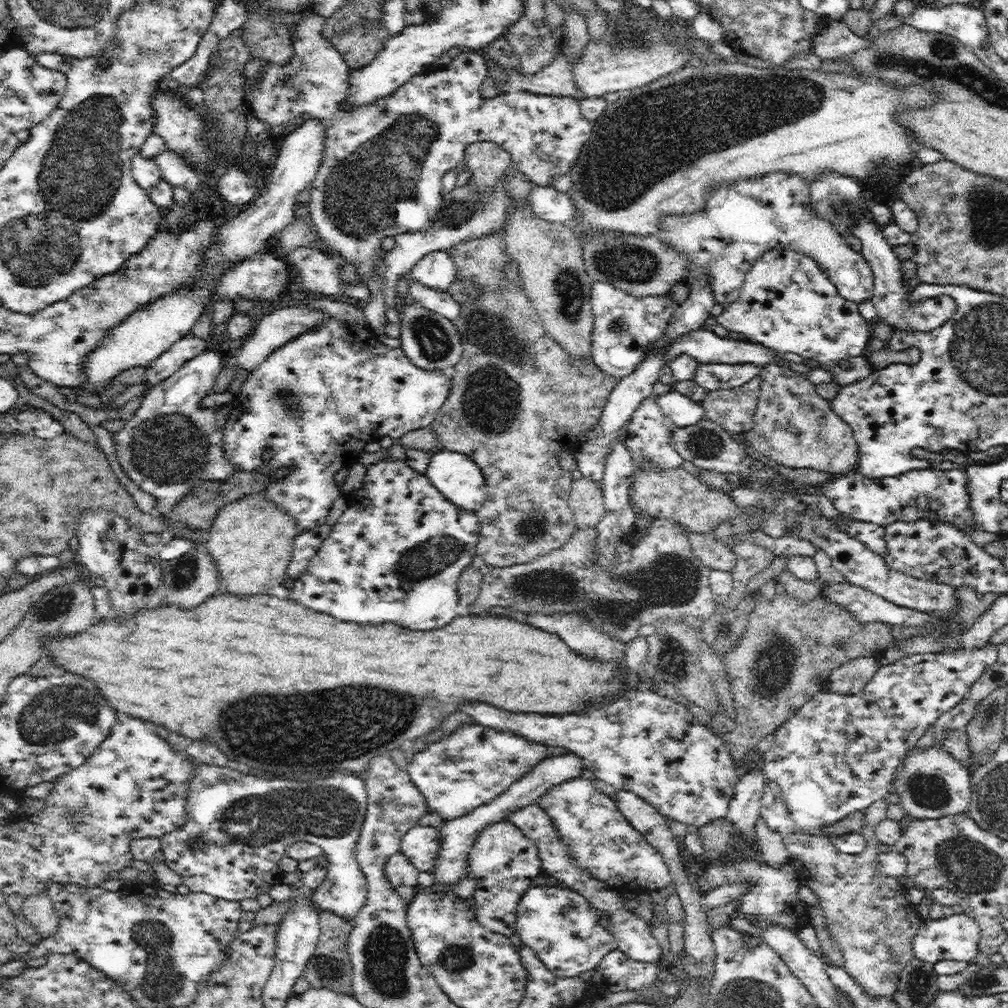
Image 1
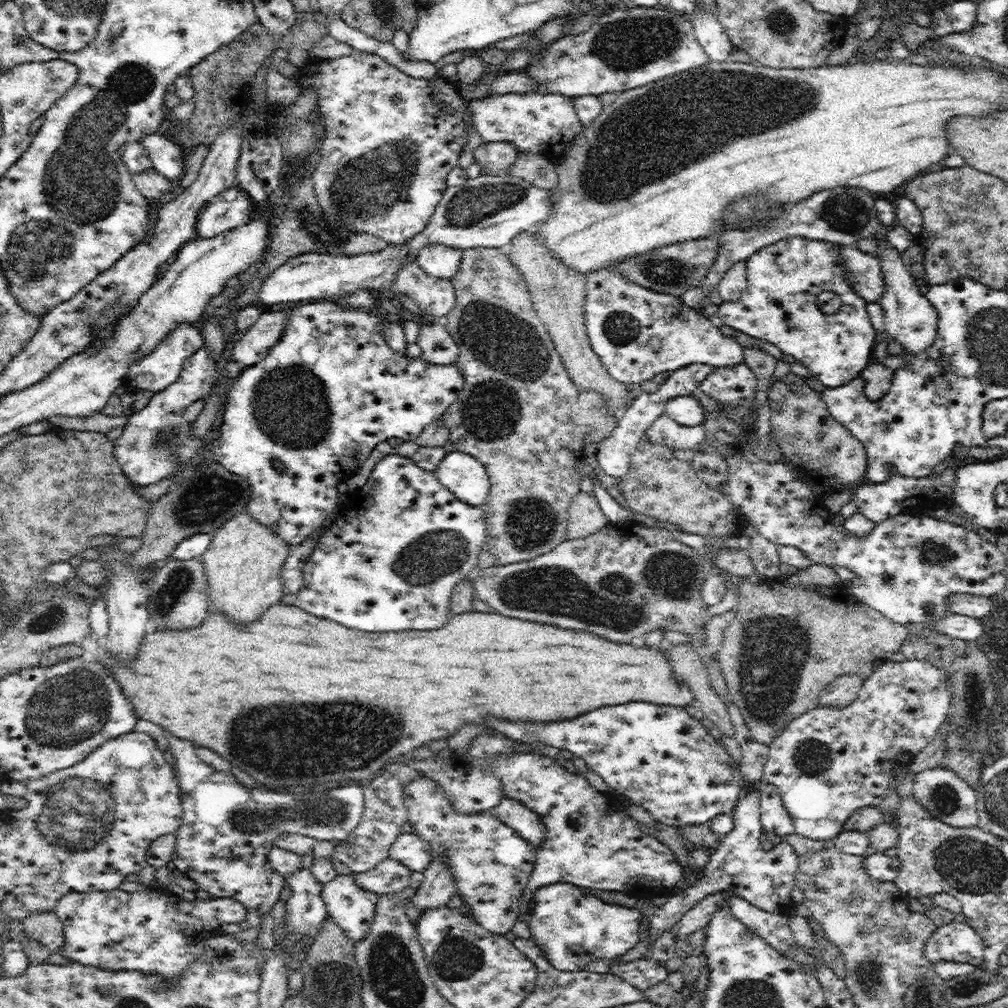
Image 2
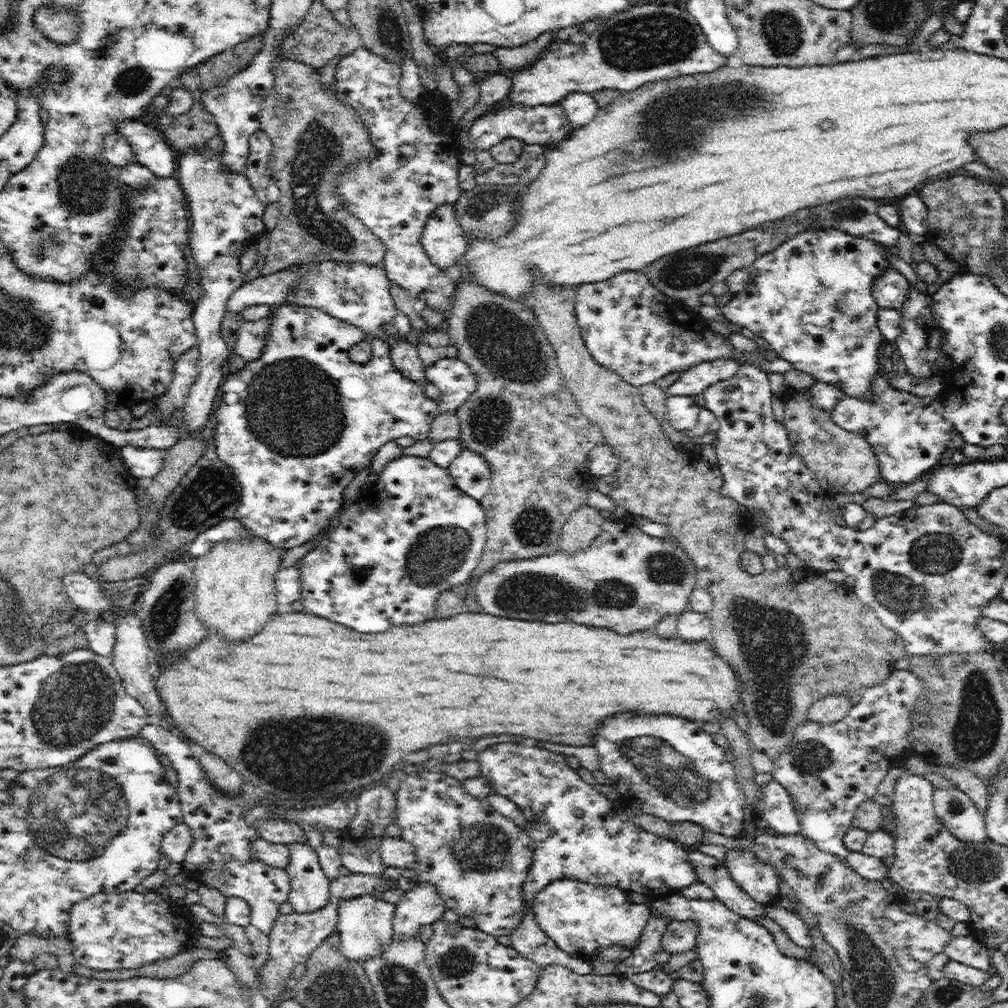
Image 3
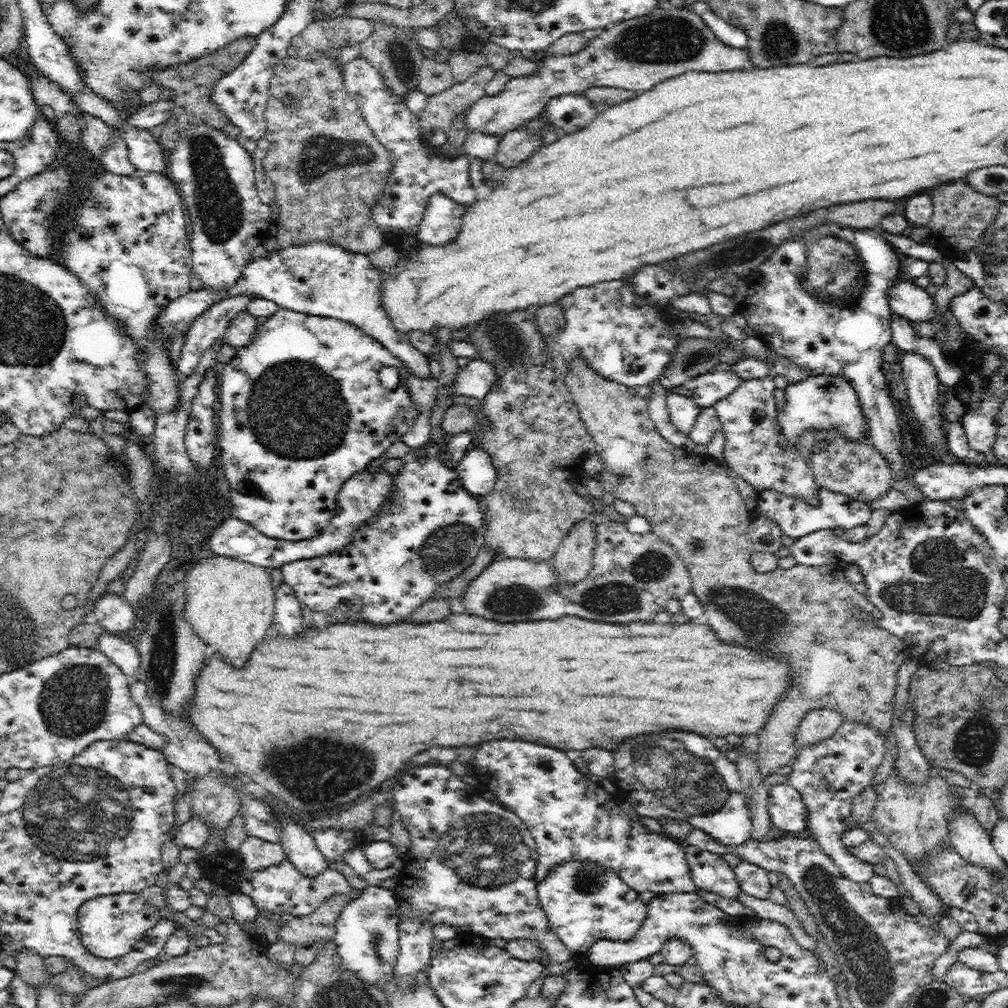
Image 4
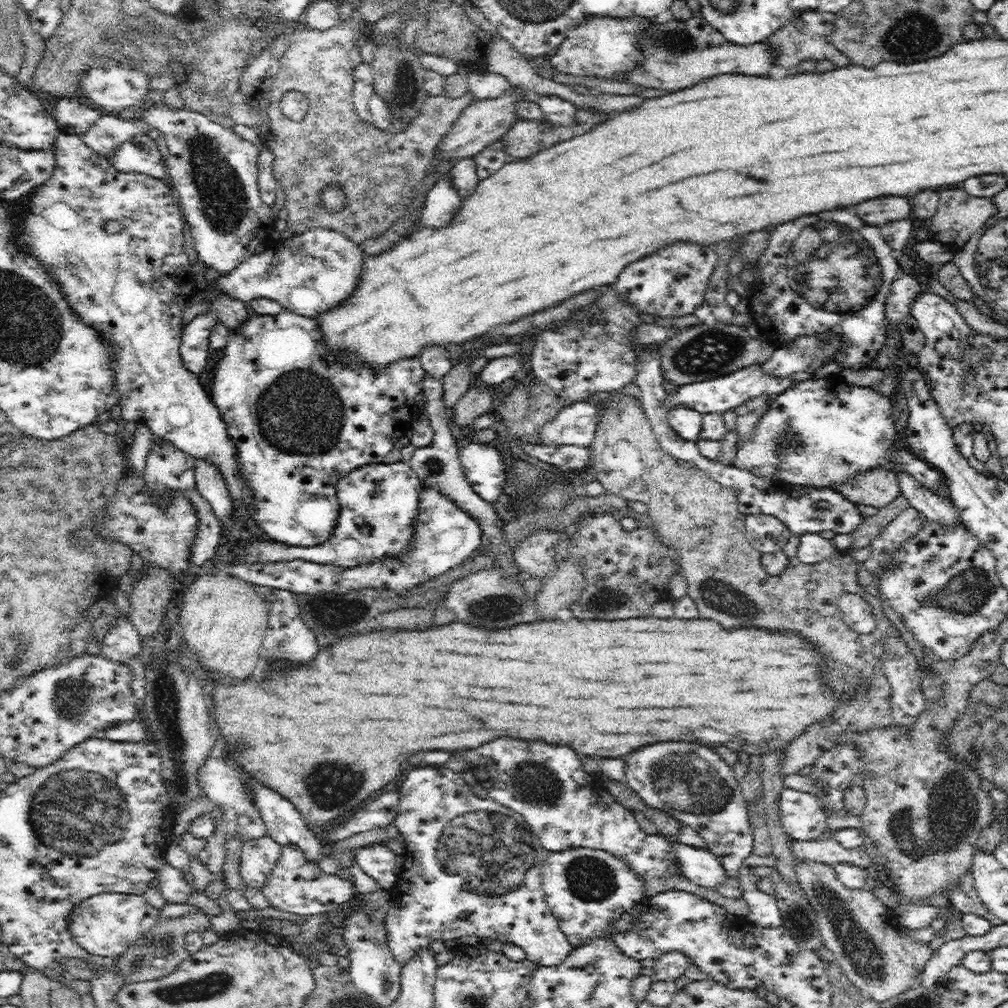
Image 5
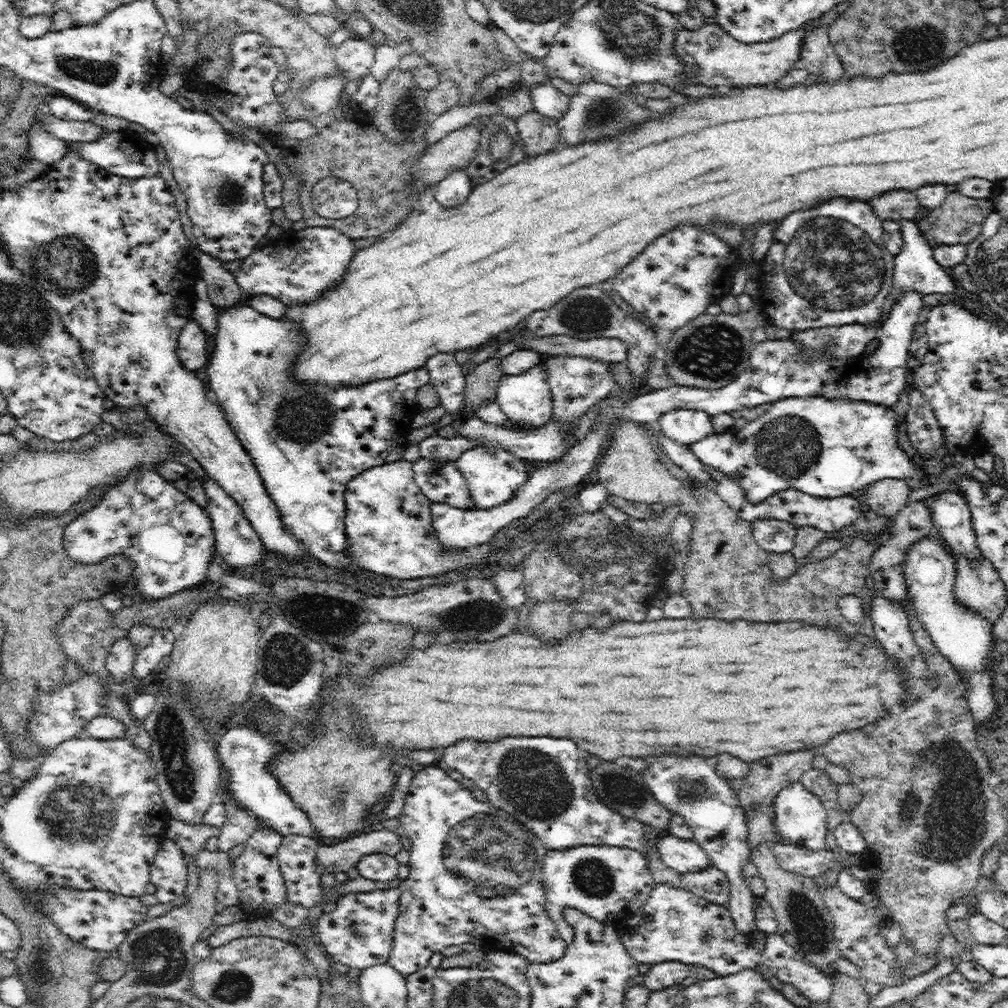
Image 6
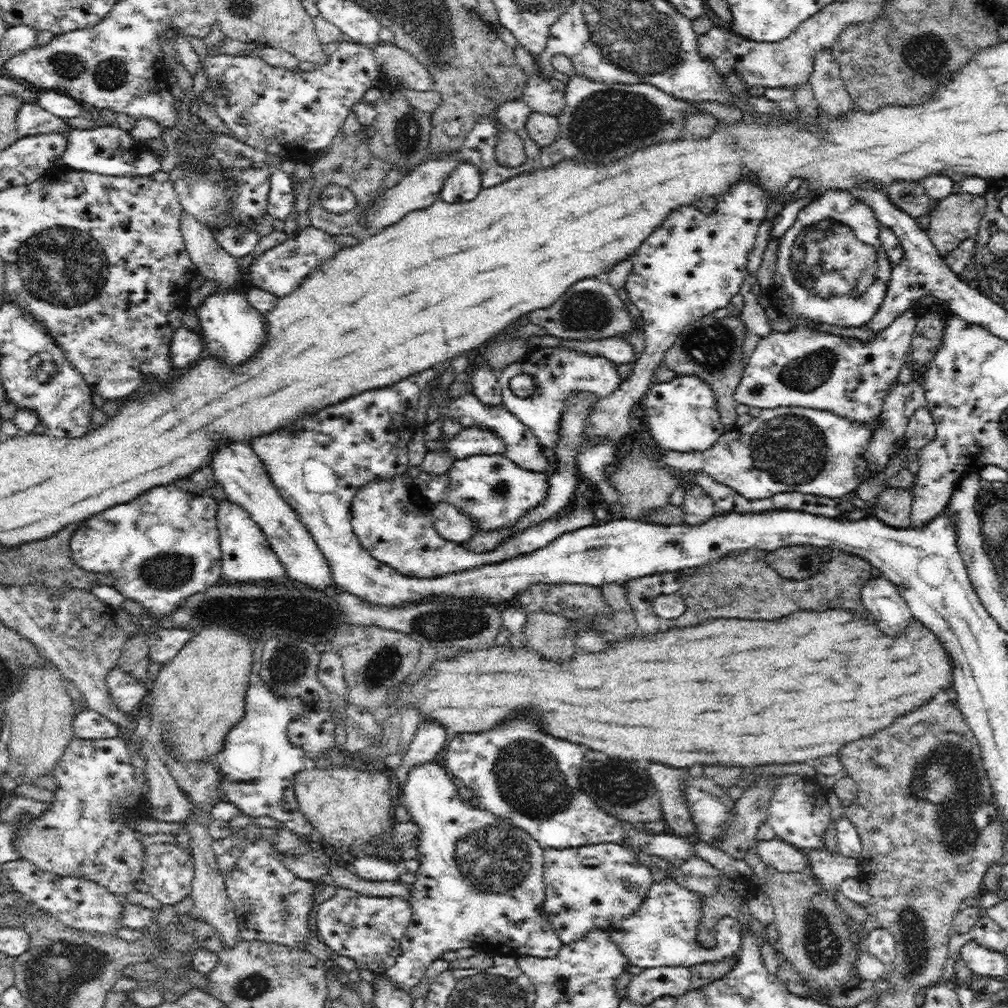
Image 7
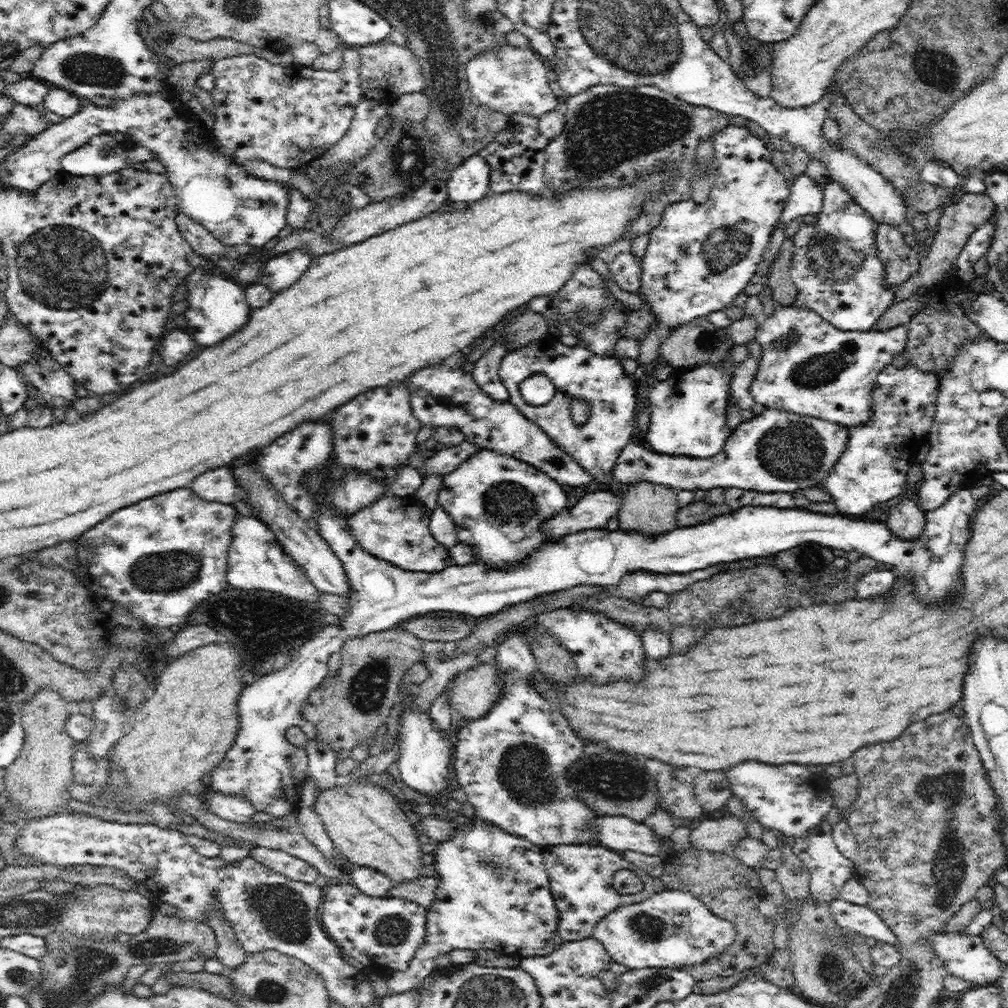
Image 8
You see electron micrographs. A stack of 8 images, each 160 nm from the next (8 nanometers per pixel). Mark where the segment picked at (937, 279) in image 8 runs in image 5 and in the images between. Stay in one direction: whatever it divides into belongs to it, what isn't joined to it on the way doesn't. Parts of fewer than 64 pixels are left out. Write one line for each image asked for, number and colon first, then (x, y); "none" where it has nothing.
5: (960, 215)
6: (958, 220)
7: (955, 218)

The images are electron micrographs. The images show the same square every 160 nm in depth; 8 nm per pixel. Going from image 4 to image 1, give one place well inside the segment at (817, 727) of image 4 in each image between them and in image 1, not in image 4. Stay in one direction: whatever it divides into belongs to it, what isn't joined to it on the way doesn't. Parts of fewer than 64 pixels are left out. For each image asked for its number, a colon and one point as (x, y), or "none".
1: (851, 677)
2: (844, 690)
3: (832, 708)

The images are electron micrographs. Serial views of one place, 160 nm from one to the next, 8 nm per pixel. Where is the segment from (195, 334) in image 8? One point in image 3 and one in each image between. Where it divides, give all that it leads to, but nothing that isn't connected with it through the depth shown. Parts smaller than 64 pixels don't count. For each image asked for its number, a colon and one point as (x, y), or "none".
3: (296, 425)
4: (303, 409)
5: (299, 426)
6: (307, 442)
7: (233, 332)

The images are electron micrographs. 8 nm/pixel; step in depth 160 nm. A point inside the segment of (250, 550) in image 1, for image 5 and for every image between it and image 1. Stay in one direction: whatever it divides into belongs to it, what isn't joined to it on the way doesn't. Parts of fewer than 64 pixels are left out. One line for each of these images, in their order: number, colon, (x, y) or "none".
2: (243, 562)
3: (235, 593)
4: (230, 603)
5: (223, 619)

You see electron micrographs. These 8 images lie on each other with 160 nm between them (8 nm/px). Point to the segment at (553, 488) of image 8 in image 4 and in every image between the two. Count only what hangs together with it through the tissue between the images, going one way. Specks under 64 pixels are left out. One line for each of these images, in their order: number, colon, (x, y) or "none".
4: (478, 475)
5: (485, 470)
6: (493, 475)
7: (493, 491)

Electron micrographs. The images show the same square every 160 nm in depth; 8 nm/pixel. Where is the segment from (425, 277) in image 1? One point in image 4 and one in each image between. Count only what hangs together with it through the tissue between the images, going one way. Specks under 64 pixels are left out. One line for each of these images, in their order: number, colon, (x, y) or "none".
2: (437, 260)
3: (443, 240)
4: (441, 220)

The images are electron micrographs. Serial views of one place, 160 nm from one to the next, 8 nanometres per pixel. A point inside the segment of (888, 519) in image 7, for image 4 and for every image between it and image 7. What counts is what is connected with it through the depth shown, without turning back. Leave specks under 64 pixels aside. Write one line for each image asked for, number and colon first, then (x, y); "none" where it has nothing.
4: (857, 469)
5: (877, 487)
6: (886, 497)

